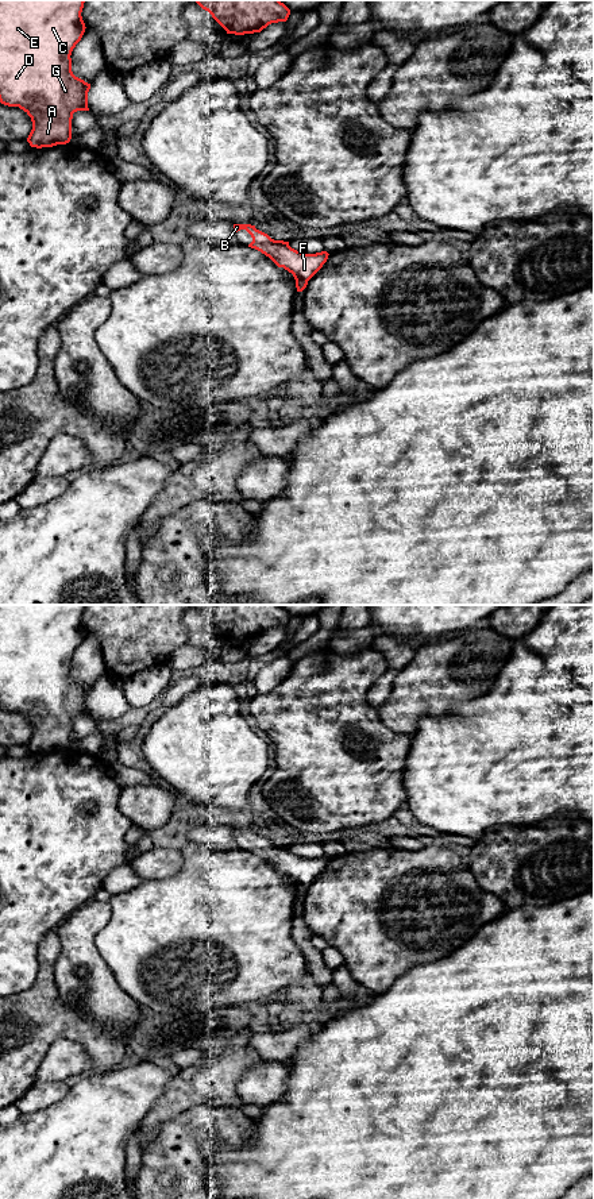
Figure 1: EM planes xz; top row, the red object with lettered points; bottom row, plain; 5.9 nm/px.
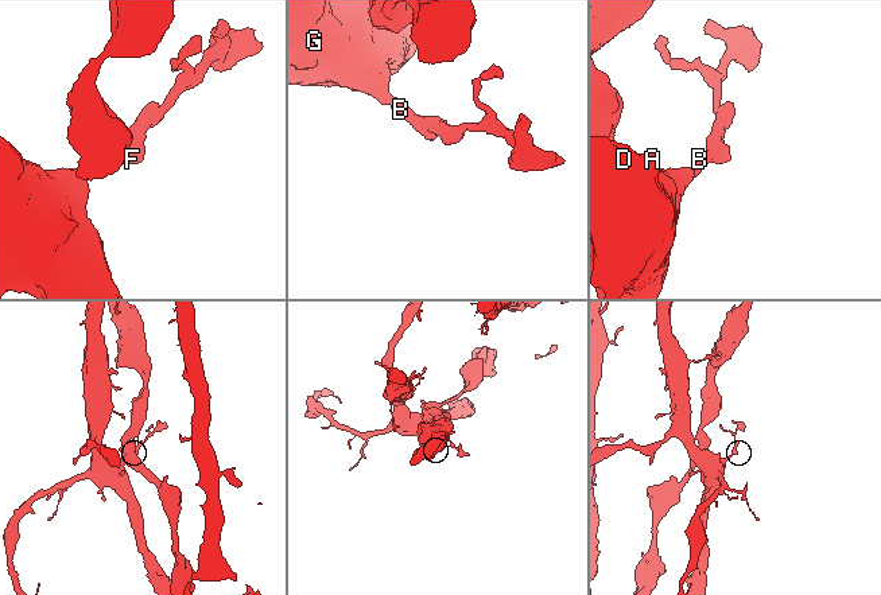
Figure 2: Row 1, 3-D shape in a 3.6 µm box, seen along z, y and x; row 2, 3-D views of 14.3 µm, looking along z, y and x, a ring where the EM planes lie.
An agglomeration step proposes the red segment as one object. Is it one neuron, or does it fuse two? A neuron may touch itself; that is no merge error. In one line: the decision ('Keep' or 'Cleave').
Keep

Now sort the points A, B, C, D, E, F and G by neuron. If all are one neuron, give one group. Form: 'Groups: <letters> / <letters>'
Groups: A B C D E F G

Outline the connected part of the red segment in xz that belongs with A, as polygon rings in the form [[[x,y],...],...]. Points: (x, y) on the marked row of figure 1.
[[[0,0],[0,103],[19,107],[32,122],[27,138],[31,147],[66,144],[72,139],[72,119],[77,111],[89,111],[90,84],[72,72],[72,51],[85,32],[81,12],[85,0]]]

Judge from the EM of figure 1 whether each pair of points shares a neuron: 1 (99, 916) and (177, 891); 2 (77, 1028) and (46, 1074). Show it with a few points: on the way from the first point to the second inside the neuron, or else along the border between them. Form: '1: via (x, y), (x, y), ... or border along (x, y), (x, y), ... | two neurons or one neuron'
1: border along (110, 902), (110, 920), (95, 939) | two neurons
2: border along (43, 1059), (56, 1041), (69, 1038), (91, 1063) | two neurons

